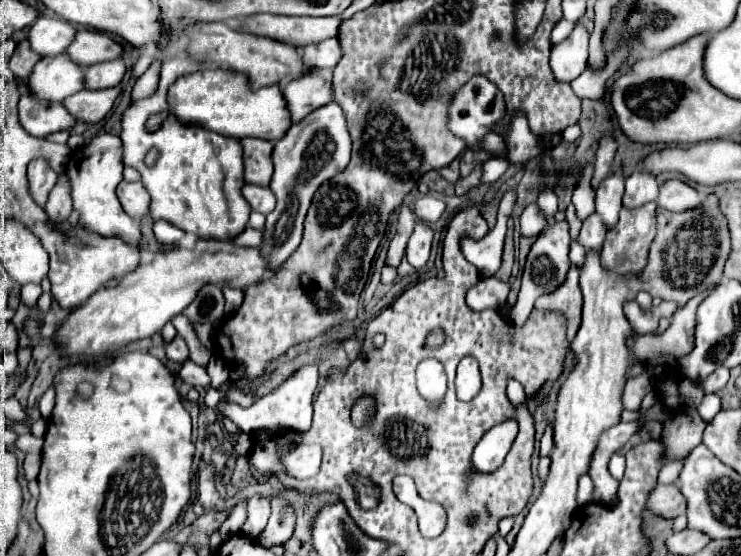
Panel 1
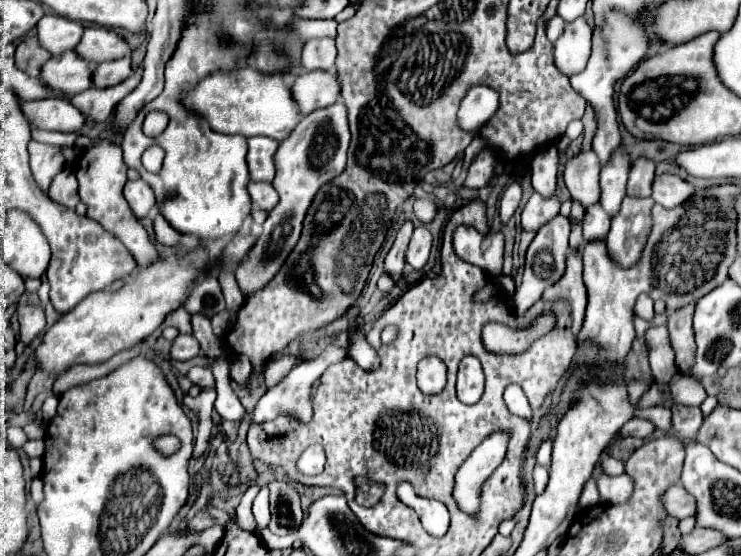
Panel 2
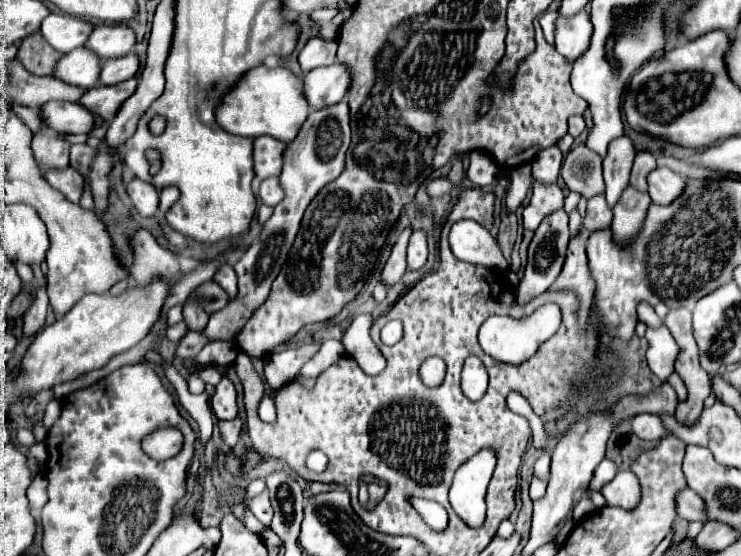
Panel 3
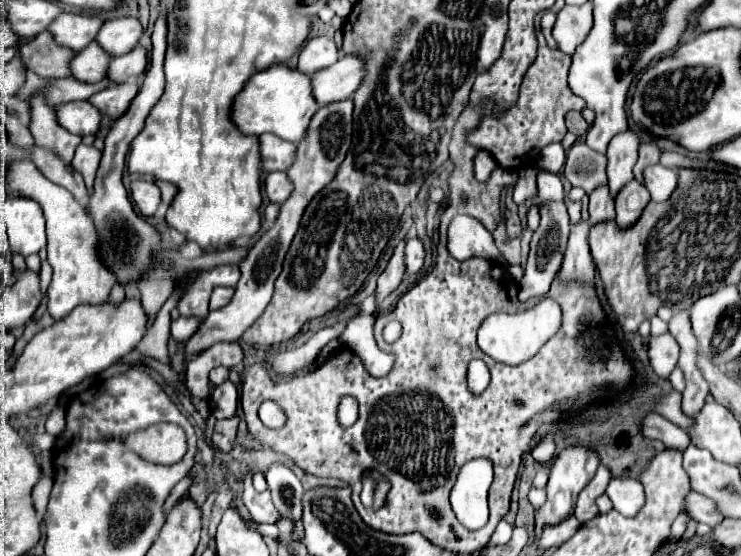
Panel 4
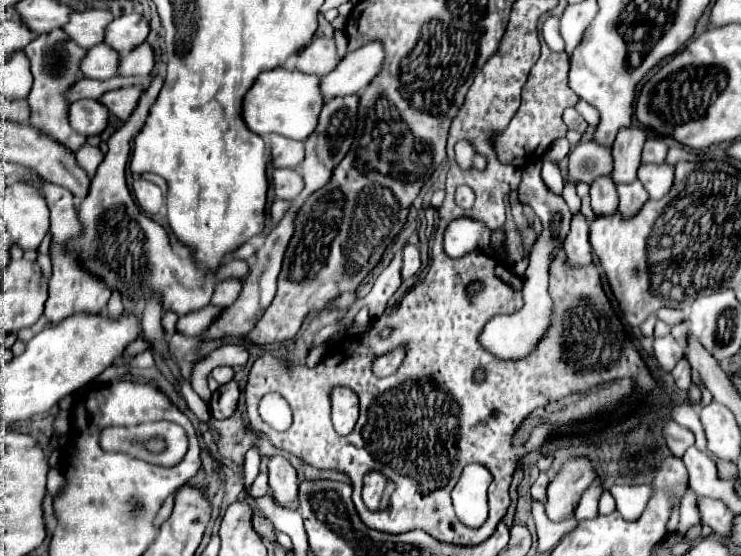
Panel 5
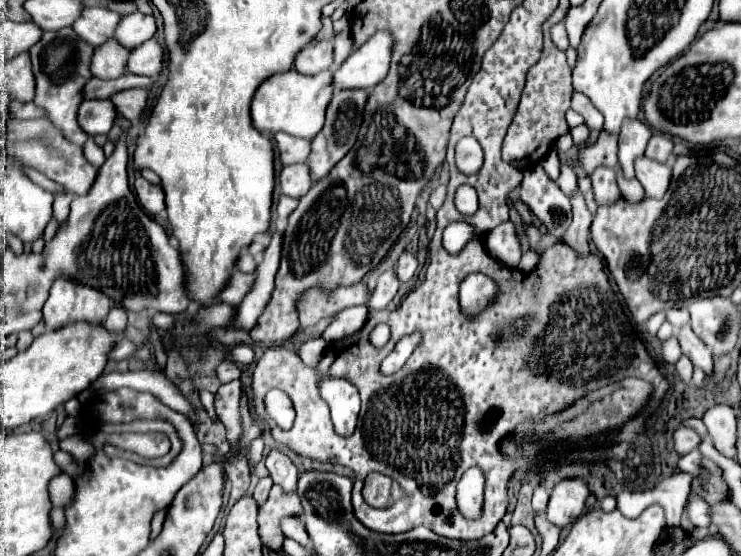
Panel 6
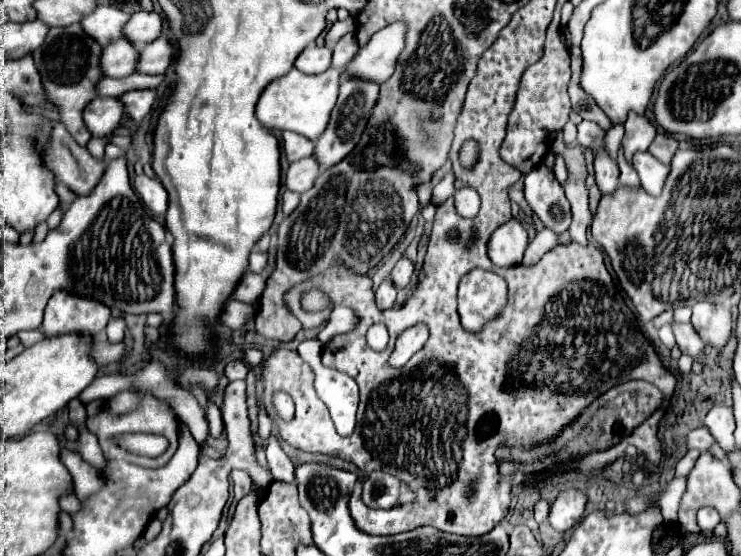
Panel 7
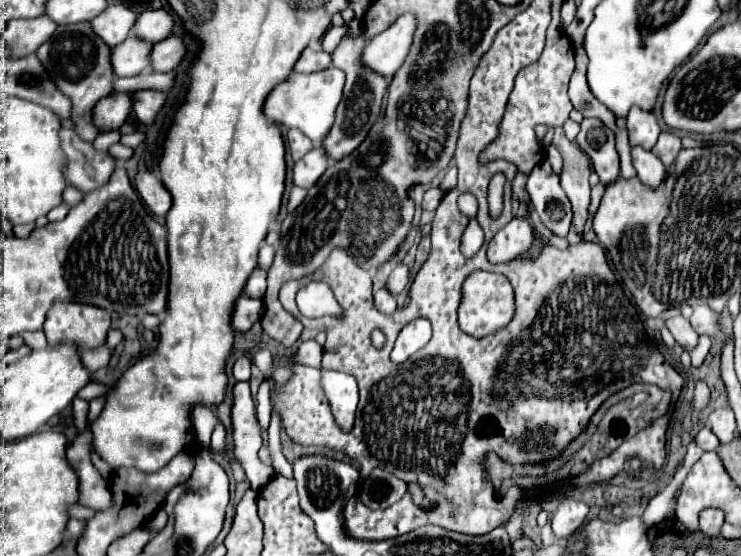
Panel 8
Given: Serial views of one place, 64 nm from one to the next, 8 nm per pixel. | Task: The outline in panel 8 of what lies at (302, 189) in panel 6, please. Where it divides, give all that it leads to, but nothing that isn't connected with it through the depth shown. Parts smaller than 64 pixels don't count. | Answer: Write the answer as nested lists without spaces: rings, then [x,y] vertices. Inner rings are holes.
[[[316,146],[312,148],[302,160],[298,160],[294,164],[294,184],[302,186],[302,188],[310,188],[318,182],[318,178],[326,172],[330,164],[330,158],[324,150],[324,146]]]

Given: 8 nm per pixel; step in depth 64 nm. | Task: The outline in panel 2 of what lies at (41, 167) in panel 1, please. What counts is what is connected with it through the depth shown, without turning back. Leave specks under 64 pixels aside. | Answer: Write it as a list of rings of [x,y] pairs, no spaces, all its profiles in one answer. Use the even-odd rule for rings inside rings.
[[[30,142],[30,166],[36,182],[40,182],[40,188],[48,190],[52,178],[64,168],[64,154],[62,146],[54,144],[42,144],[42,142]]]

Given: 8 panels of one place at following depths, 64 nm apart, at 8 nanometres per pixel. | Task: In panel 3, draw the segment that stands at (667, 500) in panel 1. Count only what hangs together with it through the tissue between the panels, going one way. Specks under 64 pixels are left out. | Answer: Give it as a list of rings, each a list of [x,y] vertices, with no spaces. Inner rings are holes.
[[[686,488],[682,494],[678,494],[676,498],[676,510],[680,518],[686,520],[700,520],[700,522],[708,522],[708,514],[706,514],[706,504],[704,500],[690,488]]]

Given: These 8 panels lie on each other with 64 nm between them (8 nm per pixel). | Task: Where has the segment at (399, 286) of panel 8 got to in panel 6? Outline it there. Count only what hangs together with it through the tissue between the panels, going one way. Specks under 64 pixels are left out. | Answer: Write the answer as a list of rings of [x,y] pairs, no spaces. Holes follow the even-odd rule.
[[[404,252],[404,254],[400,256],[398,264],[396,264],[396,276],[398,276],[398,280],[400,280],[402,284],[408,282],[408,280],[412,280],[412,276],[414,276],[414,272],[416,272],[416,266],[418,266],[416,256],[410,254],[410,252]]]

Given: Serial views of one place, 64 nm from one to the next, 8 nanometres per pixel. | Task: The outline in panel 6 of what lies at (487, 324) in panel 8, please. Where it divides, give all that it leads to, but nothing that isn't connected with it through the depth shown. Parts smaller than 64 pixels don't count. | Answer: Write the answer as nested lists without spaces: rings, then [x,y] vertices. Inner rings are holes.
[[[468,274],[464,278],[464,282],[460,284],[460,310],[462,314],[466,314],[468,318],[478,316],[482,310],[486,310],[496,294],[500,292],[500,284],[486,276],[486,274]]]

